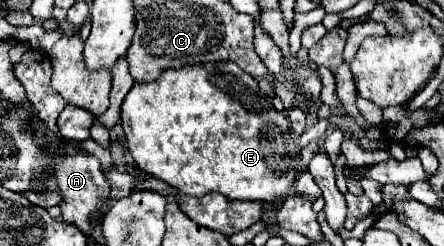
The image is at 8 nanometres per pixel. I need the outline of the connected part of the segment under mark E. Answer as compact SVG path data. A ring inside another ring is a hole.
M216 61L216 63L210 63L210 65L192 65L192 67L182 67L182 69L166 69L160 75L160 79L154 81L154 83L148 83L148 85L138 85L136 83L130 89L130 93L126 95L124 103L122 103L122 127L124 127L124 133L126 133L128 153L136 161L138 169L142 173L158 177L160 181L166 181L168 185L172 185L180 193L186 193L186 195L192 195L192 197L204 197L212 191L218 191L232 201L248 199L248 201L274 203L274 201L282 201L286 195L290 195L290 189L292 189L294 181L300 175L300 135L296 135L292 131L288 115L284 111L278 111L272 105L272 97L266 95L260 89L260 85L254 77L250 77L236 63L230 63L230 61Z

